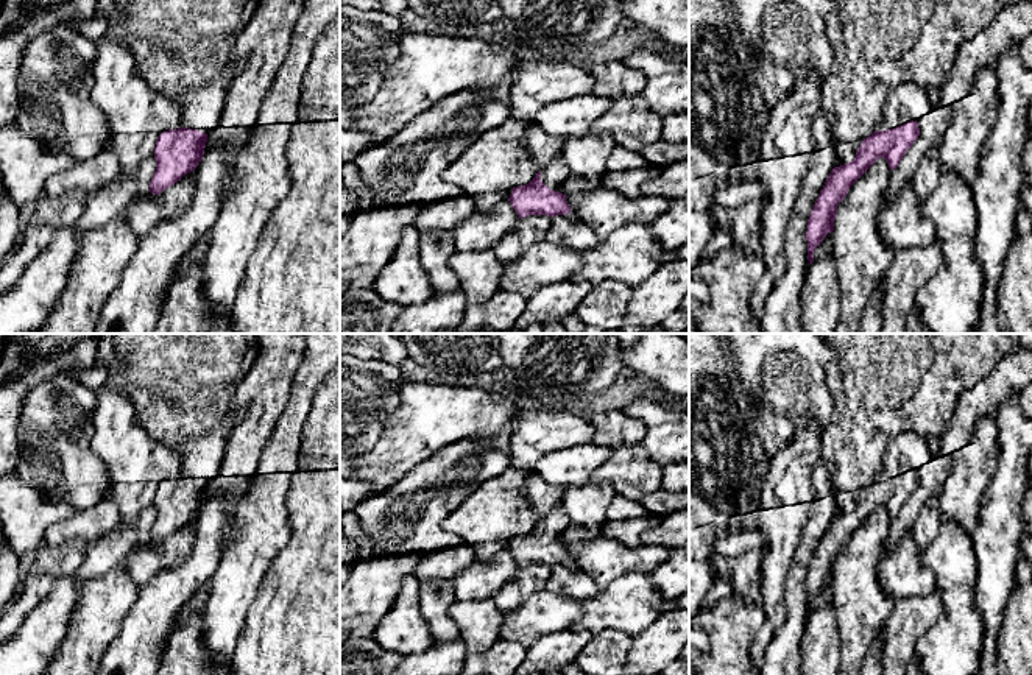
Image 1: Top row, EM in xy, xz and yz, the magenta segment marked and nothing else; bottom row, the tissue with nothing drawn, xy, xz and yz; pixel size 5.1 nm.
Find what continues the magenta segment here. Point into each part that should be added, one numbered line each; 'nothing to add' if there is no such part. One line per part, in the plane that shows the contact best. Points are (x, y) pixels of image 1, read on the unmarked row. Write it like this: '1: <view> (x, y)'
1: yz (906, 451)

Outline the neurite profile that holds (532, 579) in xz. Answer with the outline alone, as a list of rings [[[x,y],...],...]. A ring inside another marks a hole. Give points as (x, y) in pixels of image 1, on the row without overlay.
[[[528,564],[519,567],[518,574],[502,585],[494,594],[493,602],[505,617],[519,608],[528,597],[544,591],[552,572],[549,564]]]

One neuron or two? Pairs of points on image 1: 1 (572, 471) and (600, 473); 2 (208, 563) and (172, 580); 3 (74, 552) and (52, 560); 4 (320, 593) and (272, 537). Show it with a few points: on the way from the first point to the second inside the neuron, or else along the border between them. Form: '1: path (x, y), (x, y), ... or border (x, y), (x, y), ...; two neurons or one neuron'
1: border (613, 451), (590, 474); two neurons
2: path (198, 568), (187, 579), (181, 579); one neuron
3: path (69, 555), (64, 560), (56, 560); one neuron
4: border (289, 513), (289, 541), (262, 580); two neurons

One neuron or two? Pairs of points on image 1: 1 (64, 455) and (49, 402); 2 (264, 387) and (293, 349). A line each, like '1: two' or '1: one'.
1: one
2: one

